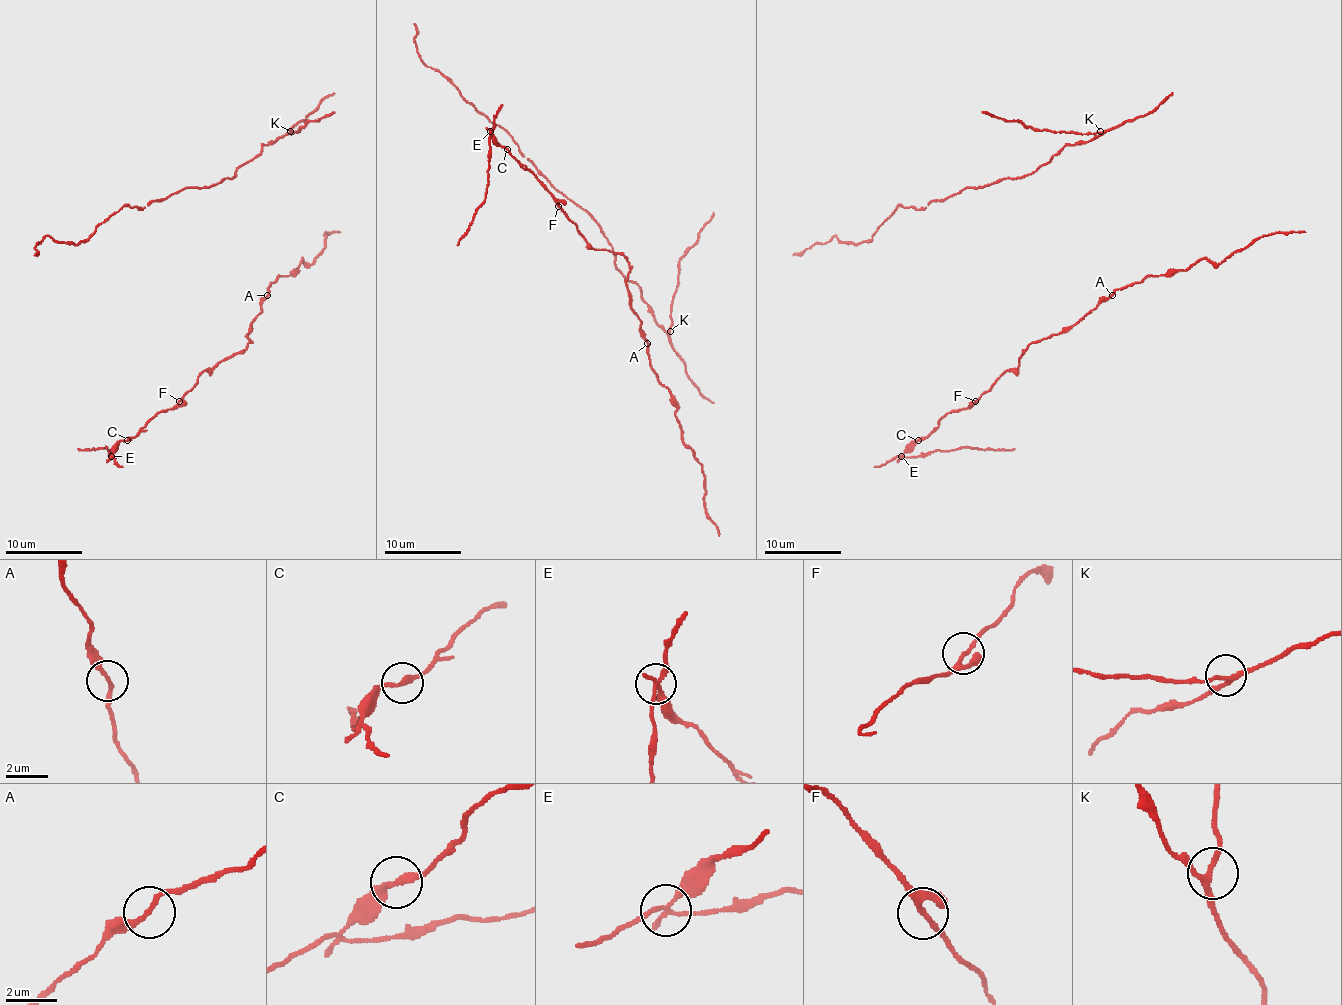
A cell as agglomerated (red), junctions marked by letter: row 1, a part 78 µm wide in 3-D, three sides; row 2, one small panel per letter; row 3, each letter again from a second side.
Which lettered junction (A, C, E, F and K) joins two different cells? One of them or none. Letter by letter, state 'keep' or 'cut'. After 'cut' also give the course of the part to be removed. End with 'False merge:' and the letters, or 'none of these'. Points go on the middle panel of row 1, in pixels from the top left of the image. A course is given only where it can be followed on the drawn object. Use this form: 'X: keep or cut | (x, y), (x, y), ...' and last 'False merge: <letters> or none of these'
A: keep
C: keep
E: cut | (491, 131), (485, 202), (476, 212), (470, 229), (456, 244)
F: keep
K: keep
False merge: E

